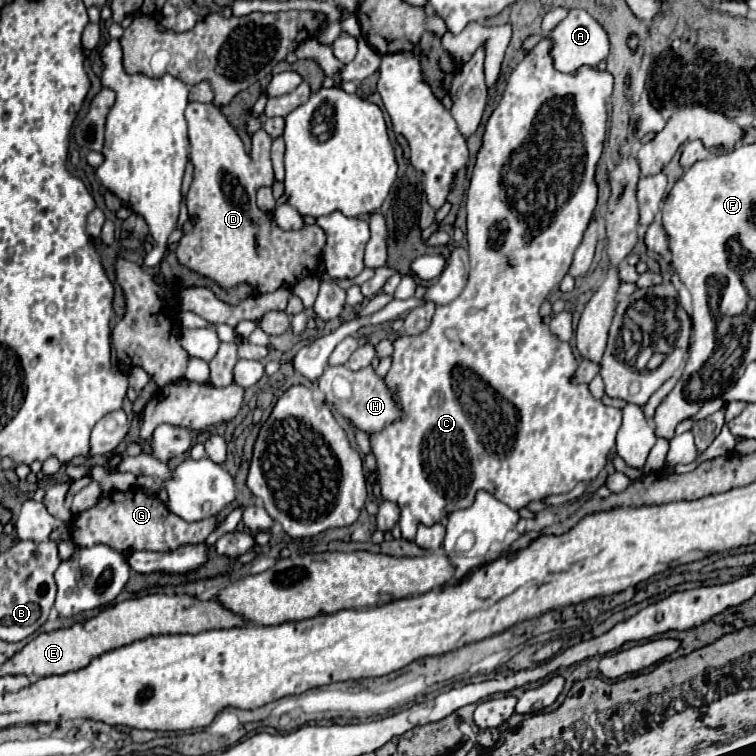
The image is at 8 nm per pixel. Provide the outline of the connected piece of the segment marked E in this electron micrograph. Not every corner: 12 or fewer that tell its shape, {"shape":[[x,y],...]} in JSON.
{"shape":[[146,595],[40,633],[6,675],[64,675],[152,635],[248,625],[216,601]]}

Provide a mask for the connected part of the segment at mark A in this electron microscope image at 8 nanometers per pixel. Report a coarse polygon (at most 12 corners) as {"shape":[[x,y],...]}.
{"shape":[[570,9],[552,31],[554,67],[596,67],[610,49],[586,9]]}

